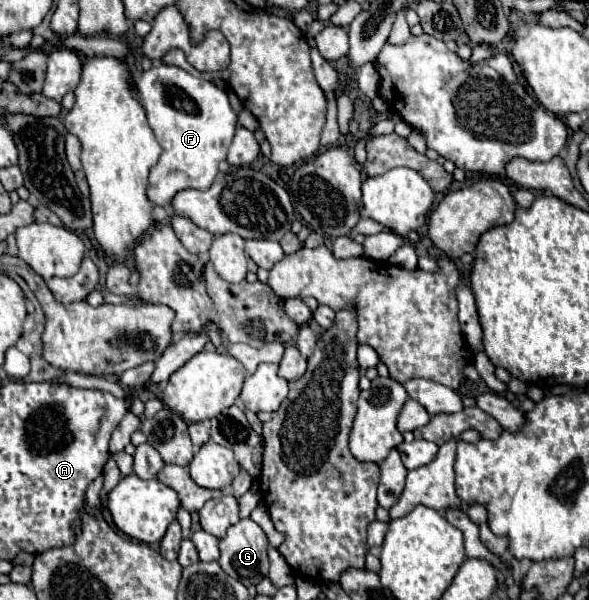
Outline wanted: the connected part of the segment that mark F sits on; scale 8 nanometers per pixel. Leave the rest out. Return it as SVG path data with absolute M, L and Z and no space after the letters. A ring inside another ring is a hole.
M168 64L152 66L142 72L136 86L148 122L162 146L160 160L150 170L148 200L156 206L168 206L180 190L206 190L218 176L218 164L226 158L236 128L236 112L230 108L226 92L208 80ZM156 80L160 80L162 86L154 86Z

